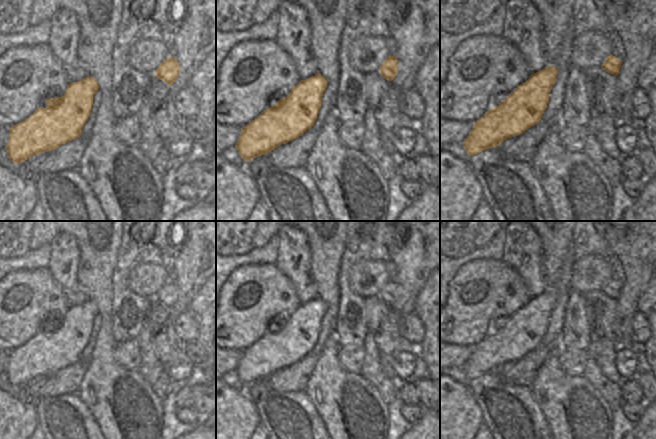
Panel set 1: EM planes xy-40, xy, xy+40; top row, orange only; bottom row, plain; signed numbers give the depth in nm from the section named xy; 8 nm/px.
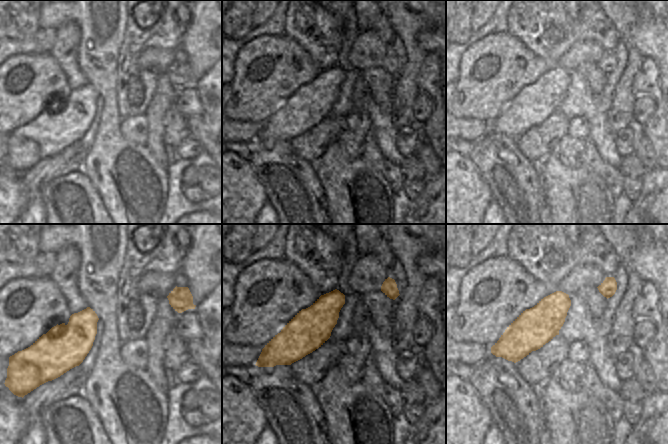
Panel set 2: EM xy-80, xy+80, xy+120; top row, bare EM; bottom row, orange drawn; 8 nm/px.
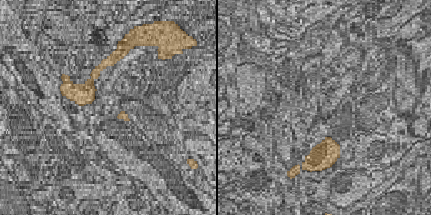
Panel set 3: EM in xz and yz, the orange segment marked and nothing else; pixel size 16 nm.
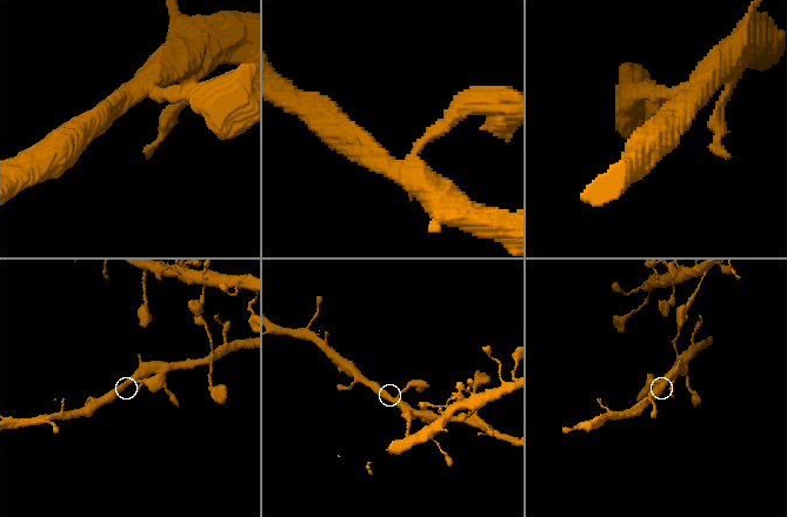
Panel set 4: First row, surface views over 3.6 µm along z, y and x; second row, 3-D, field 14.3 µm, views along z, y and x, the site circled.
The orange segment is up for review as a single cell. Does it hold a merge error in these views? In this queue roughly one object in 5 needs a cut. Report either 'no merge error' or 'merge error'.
no merge error

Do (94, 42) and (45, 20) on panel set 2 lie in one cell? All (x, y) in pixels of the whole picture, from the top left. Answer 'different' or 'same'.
same

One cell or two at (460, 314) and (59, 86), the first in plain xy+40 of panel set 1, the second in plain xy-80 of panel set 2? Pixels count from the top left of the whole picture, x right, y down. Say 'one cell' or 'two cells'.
one cell

